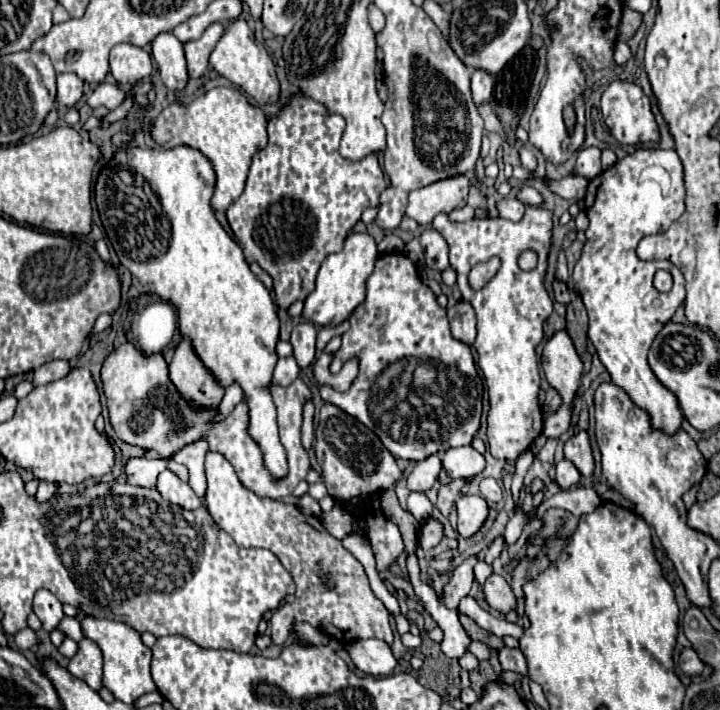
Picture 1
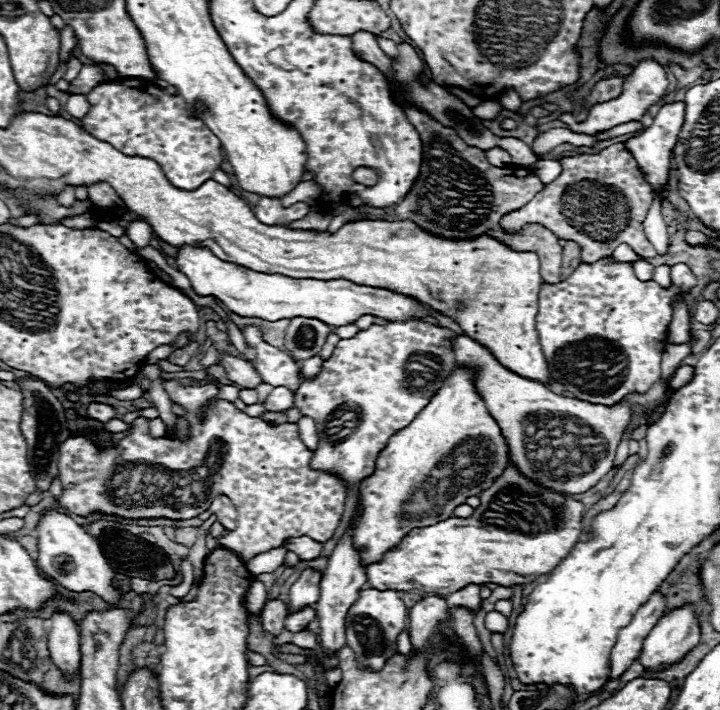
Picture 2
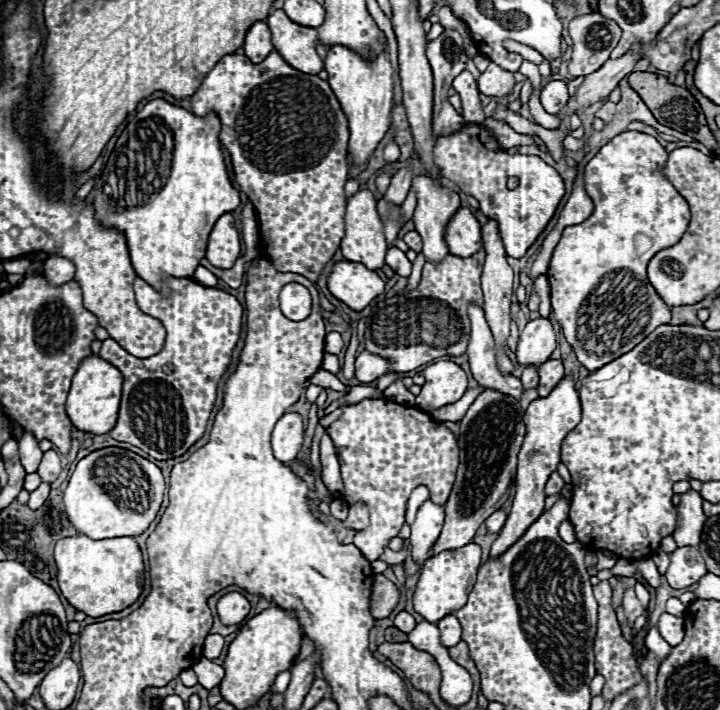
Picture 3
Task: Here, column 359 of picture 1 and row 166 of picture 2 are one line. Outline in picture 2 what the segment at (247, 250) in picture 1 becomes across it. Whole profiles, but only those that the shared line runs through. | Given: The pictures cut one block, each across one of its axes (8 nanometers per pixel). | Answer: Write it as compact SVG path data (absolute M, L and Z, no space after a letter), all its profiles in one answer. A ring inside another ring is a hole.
M148 80L104 82L88 92L90 110L80 126L94 138L110 142L126 156L152 158L160 164L168 182L180 190L200 188L220 168L222 144L202 118L188 116L182 96L168 96Z

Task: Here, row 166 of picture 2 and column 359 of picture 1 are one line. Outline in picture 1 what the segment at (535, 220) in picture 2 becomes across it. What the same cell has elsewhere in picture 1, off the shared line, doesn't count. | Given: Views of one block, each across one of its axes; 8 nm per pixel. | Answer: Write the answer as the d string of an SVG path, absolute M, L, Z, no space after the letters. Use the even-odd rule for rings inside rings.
M218 452L206 454L206 478L206 508L214 522L242 548L272 550L296 582L294 604L284 604L280 610L274 610L270 620L272 642L276 646L288 642L292 624L300 620L310 622L342 644L350 644L358 638L380 638L392 644L388 610L372 594L362 564L322 526L318 518L304 516L296 504L258 498L242 486L230 462Z

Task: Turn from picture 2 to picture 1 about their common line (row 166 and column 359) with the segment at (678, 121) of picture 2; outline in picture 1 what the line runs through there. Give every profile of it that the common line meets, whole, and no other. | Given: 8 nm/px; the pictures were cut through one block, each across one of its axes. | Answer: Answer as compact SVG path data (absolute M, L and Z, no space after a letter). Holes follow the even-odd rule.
M378 638L356 640L348 644L346 650L352 662L356 664L356 668L370 676L388 676L398 664L392 654L392 648Z

